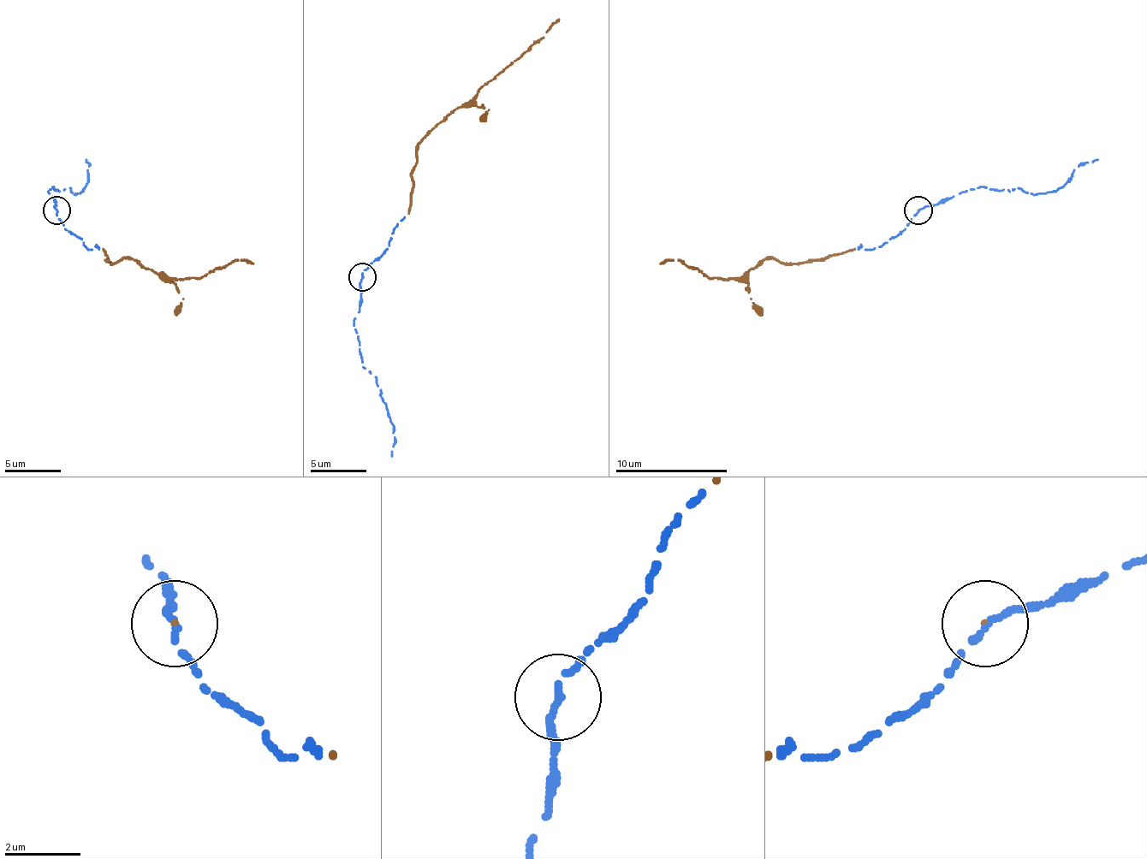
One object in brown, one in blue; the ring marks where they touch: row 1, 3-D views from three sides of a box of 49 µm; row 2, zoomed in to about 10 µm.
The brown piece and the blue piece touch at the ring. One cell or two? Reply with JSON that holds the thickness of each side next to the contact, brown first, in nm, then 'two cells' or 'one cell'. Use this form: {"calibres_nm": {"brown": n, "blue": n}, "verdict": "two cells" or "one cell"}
{"calibres_nm": {"brown": 50, "blue": 150}, "verdict": "two cells"}

